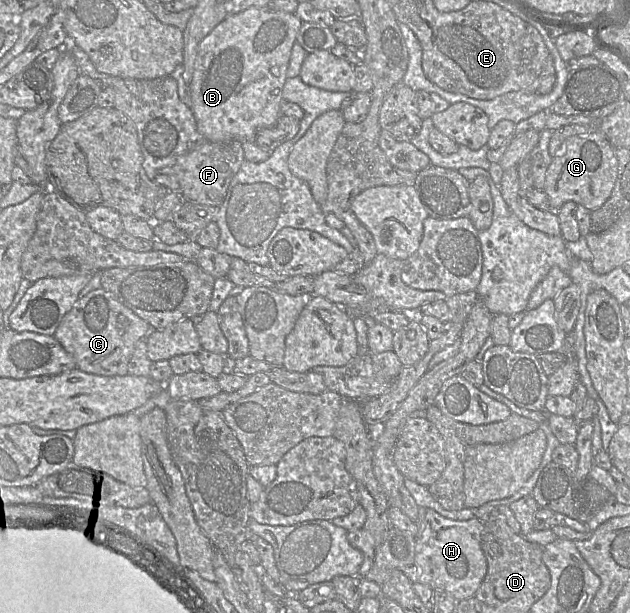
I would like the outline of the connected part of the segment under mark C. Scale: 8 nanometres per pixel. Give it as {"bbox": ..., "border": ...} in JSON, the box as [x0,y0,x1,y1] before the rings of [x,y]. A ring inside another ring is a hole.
{"bbox":[53,288,151,376],"border":[[[98,288],[75,302],[59,323],[53,336],[74,358],[77,369],[99,376],[125,376],[129,375],[128,364],[136,343],[146,338],[151,329],[146,321],[121,304],[111,293]]]}

